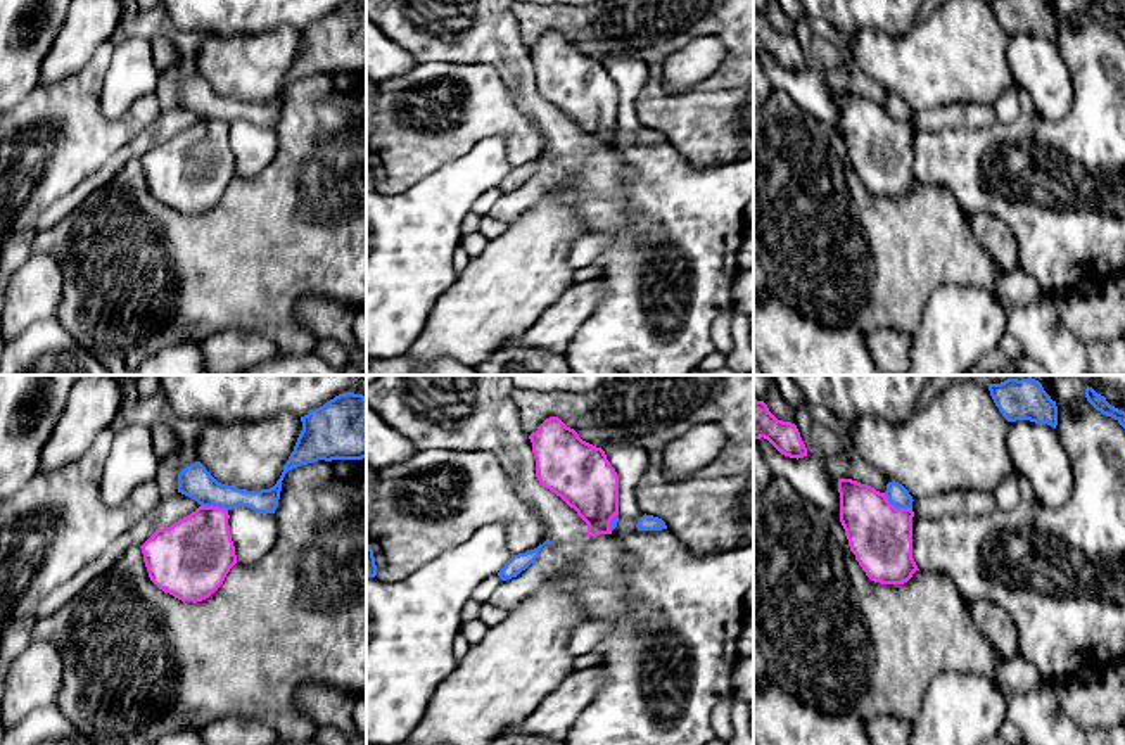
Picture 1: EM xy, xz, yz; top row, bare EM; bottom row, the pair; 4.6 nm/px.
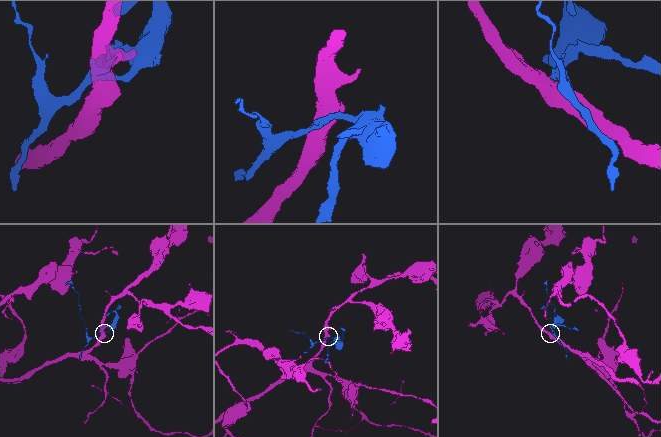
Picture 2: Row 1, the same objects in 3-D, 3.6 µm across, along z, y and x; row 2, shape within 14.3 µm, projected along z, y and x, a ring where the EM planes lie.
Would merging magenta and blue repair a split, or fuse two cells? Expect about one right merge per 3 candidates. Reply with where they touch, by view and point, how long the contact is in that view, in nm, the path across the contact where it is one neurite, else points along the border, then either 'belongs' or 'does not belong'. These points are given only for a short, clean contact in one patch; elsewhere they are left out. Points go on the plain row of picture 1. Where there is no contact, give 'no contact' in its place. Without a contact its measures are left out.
contact yz (897, 121); length 150 nm; border yz (883, 106), (896, 120), (911, 121); does not belong

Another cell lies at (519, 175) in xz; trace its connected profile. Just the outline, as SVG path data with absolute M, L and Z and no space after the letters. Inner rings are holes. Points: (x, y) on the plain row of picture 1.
M546 152L543 157L539 157L537 161L525 164L525 166L518 166L513 168L505 180L498 185L501 194L517 190L522 183L525 183L531 176L536 175L536 171L539 169L539 164L544 157L553 157L550 152Z

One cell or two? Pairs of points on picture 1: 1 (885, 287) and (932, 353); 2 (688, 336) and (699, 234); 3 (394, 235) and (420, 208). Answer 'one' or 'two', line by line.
1: two
2: one
3: one

